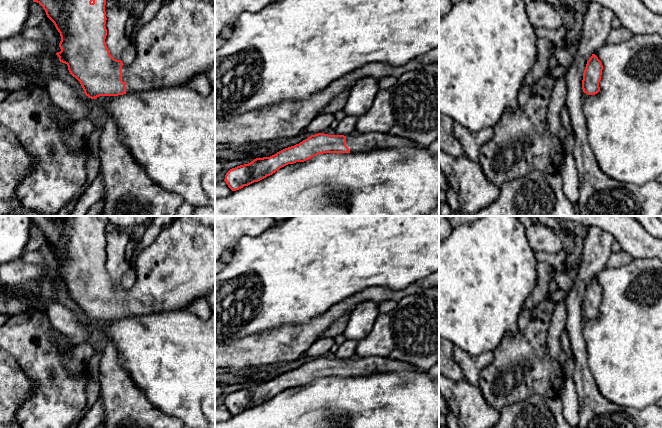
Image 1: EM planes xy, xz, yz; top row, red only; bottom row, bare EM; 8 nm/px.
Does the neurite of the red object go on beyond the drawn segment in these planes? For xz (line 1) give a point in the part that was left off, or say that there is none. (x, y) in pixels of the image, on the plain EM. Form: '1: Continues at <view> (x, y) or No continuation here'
1: Continues at xz (356, 366)

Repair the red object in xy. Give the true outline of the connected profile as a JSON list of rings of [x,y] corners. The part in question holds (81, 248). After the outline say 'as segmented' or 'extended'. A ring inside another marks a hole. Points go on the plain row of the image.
[[[30,216],[33,226],[39,227],[47,241],[60,257],[59,285],[68,290],[70,298],[81,308],[91,323],[99,320],[118,320],[126,317],[185,308],[196,299],[206,296],[215,288],[215,216],[176,216],[158,237],[133,259],[137,280],[131,288],[124,289],[114,283],[106,270],[106,223],[98,216]]]; extended

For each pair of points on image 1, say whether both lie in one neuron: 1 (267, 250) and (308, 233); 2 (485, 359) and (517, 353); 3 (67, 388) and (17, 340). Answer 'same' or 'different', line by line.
1: same
2: different
3: same

